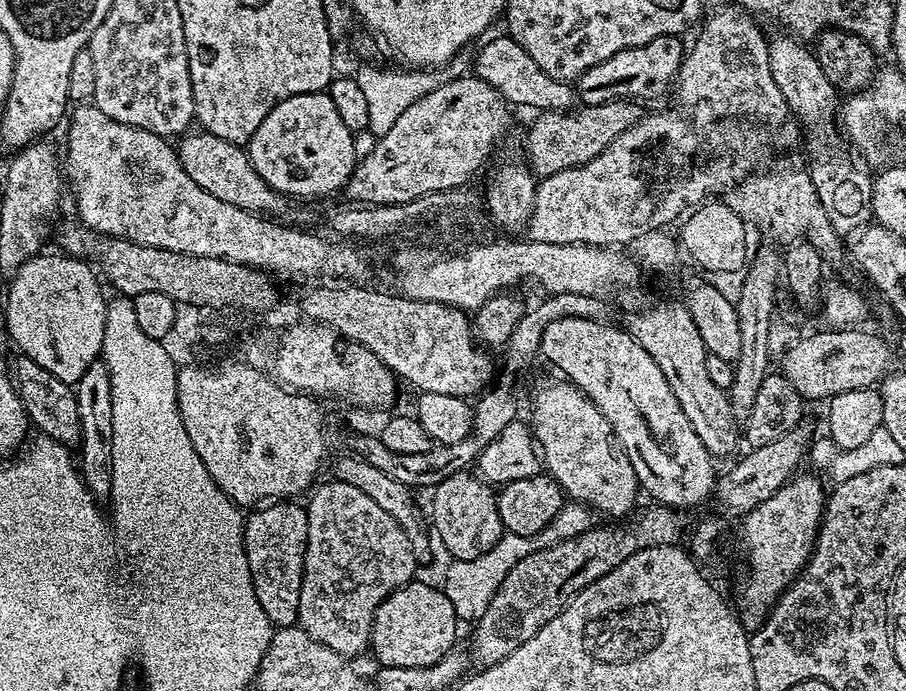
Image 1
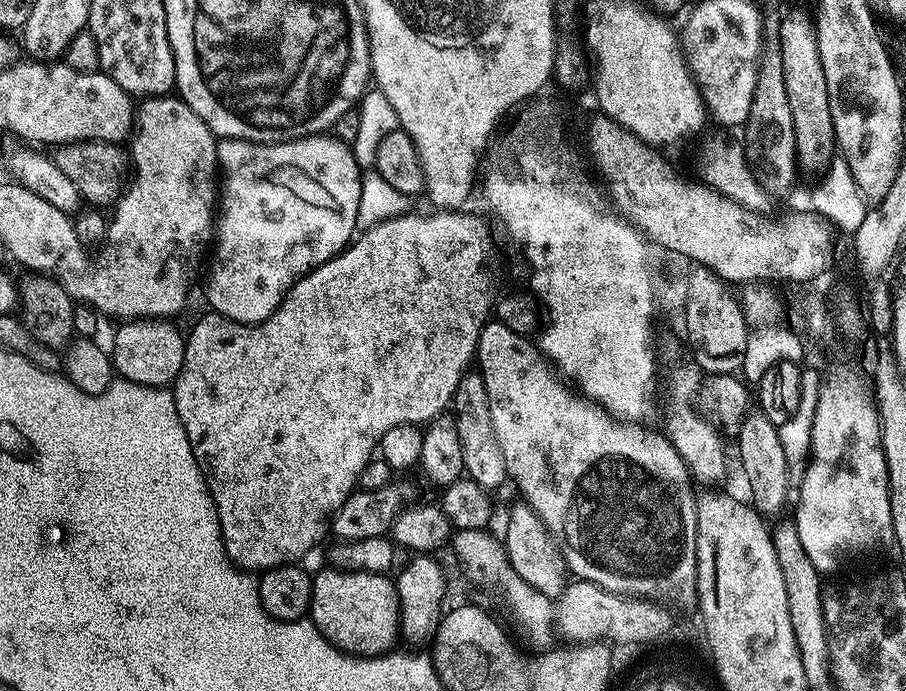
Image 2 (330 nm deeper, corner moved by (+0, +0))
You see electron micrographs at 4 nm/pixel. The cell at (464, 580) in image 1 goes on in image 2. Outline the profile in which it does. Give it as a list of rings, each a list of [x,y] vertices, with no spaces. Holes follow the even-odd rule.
[[[457,529],[453,533],[450,546],[454,548],[454,554],[462,563],[467,576],[476,585],[502,598],[517,634],[525,636],[532,644],[544,644],[551,632],[554,632],[555,605],[551,597],[540,593],[538,589],[522,580],[508,560],[503,541],[499,537],[494,538],[490,533],[491,531],[485,529],[478,531]]]

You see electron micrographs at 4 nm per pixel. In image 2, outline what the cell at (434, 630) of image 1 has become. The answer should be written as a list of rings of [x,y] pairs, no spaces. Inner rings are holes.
[[[327,566],[312,576],[310,619],[328,642],[353,656],[383,656],[395,649],[400,636],[400,599],[396,585],[387,575],[378,572],[346,572]]]

